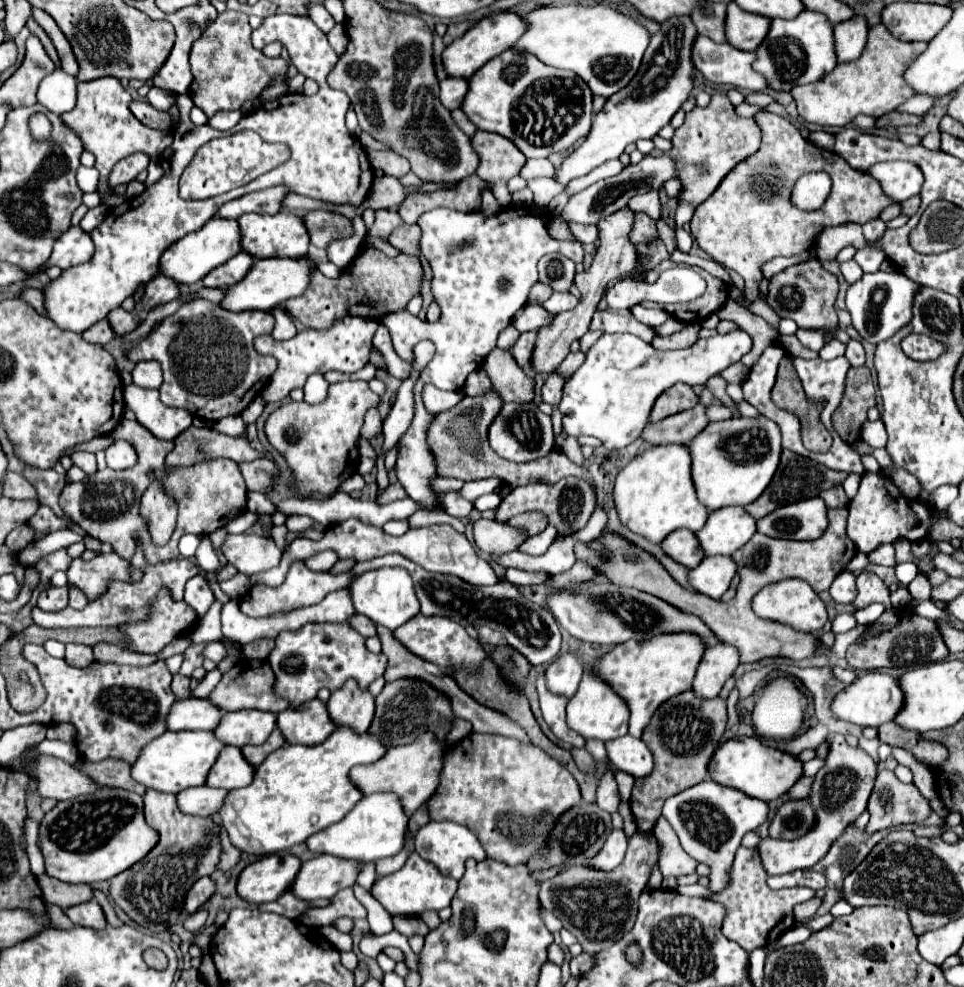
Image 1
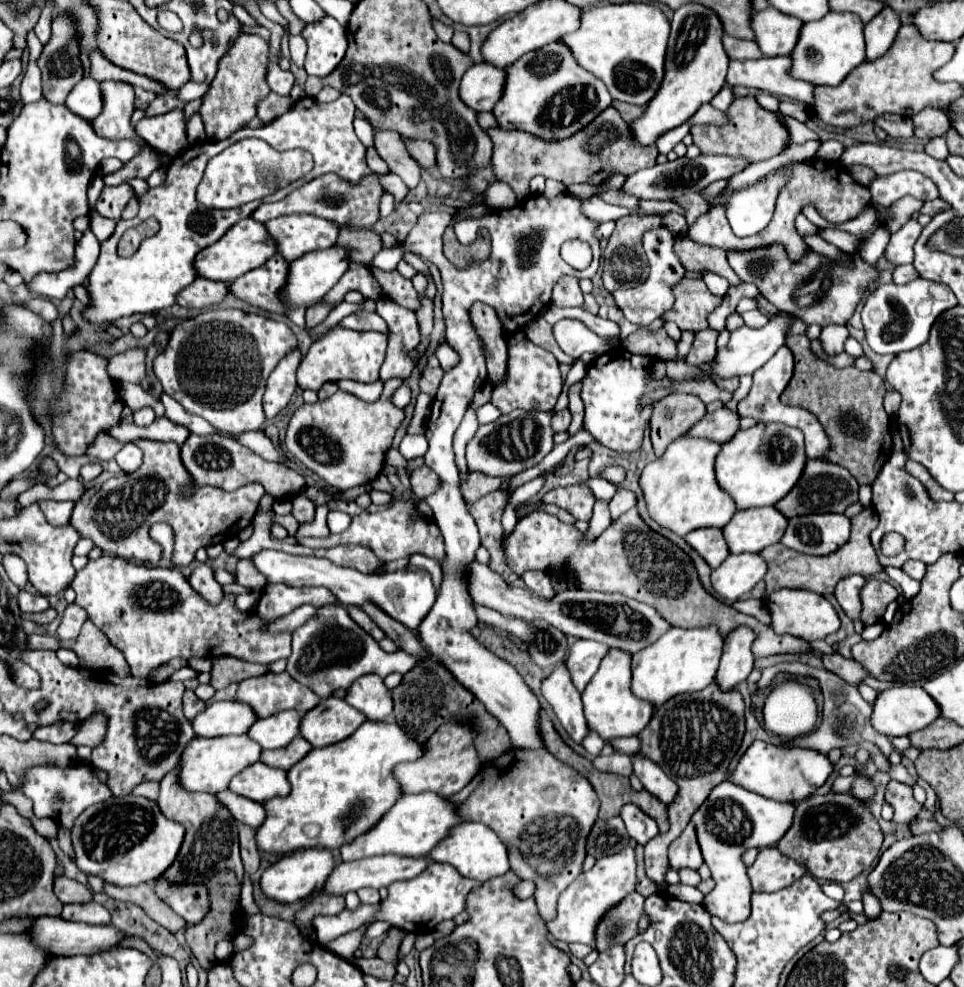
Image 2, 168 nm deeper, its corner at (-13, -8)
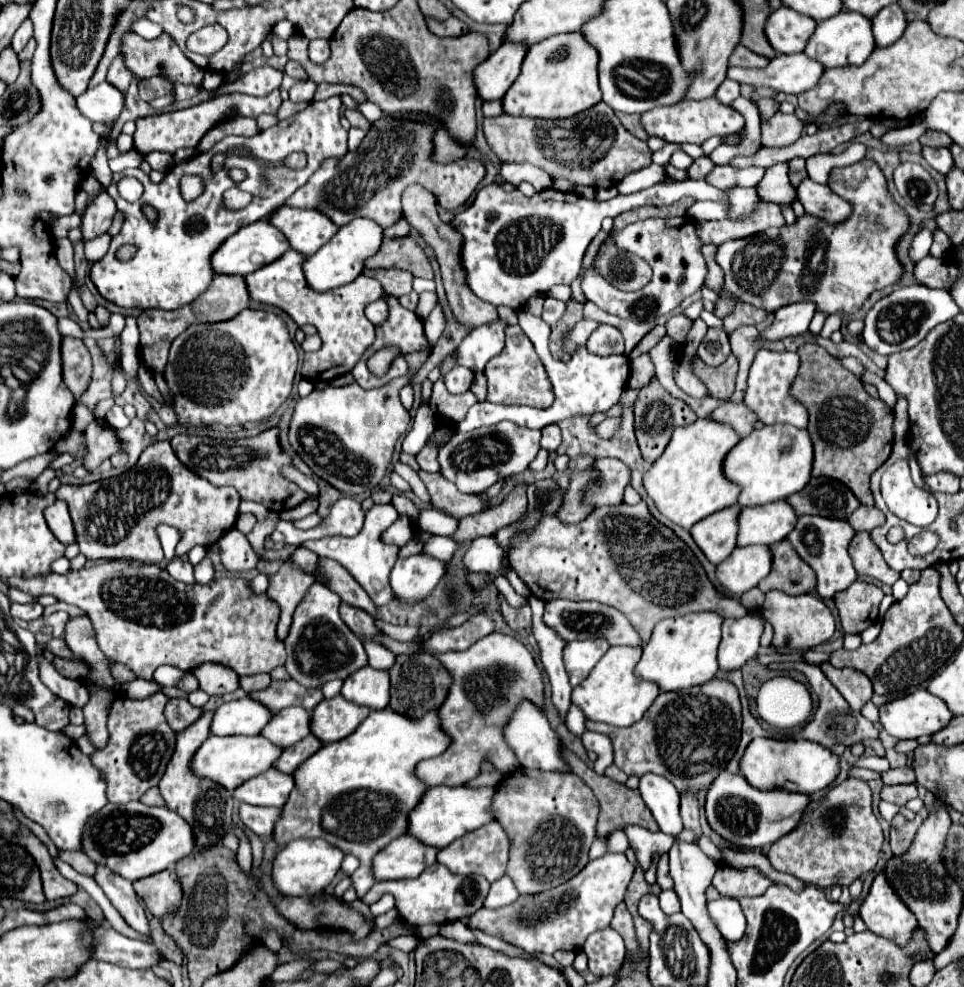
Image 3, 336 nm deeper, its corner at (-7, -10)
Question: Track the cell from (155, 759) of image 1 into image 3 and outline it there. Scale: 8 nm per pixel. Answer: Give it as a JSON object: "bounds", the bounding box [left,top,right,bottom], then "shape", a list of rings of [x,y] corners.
{"bounds":[191,735,281,791],"shape":[[[209,735],[209,739],[197,749],[197,753],[191,759],[191,771],[199,779],[209,779],[213,783],[223,785],[225,789],[233,791],[241,785],[241,781],[251,779],[251,775],[259,775],[267,771],[275,759],[281,755],[281,749],[273,745],[271,741],[263,739],[261,735],[245,737],[245,735],[233,735],[233,737],[217,737]]]}

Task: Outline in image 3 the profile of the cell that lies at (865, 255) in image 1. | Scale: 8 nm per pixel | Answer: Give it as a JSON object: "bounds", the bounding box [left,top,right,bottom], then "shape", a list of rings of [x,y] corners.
{"bounds":[909,229,933,263],"shape":[[[921,229],[915,233],[913,237],[913,243],[909,247],[909,257],[913,263],[919,263],[923,257],[929,255],[929,247],[933,243],[933,235],[929,229]]]}

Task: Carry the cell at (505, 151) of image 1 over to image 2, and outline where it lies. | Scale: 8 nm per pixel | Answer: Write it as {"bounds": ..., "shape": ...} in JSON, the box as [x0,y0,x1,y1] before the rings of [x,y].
{"bounds":[487,107,657,201],"shape":[[[607,107],[591,125],[583,127],[567,141],[543,141],[541,137],[531,137],[531,133],[523,133],[519,129],[489,129],[487,131],[493,141],[493,167],[499,181],[511,185],[517,195],[517,201],[523,201],[529,195],[529,181],[535,175],[551,177],[561,185],[569,187],[573,183],[589,183],[601,185],[613,175],[625,175],[653,167],[657,159],[657,147],[643,147],[631,141],[629,123],[623,121],[615,107]]]}

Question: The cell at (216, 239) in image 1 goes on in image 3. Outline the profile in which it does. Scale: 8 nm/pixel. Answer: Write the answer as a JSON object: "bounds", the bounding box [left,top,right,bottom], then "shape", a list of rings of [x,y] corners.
{"bounds":[211,221,289,275],"shape":[[[257,221],[253,225],[241,227],[237,233],[227,237],[225,243],[221,243],[221,247],[211,257],[211,269],[217,275],[219,273],[221,275],[249,275],[249,273],[261,269],[263,265],[271,263],[273,259],[277,259],[287,249],[289,249],[287,239],[283,235],[279,235],[279,231],[269,221]]]}

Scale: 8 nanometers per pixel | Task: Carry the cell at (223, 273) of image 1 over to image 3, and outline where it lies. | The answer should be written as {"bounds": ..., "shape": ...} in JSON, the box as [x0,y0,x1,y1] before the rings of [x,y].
{"bounds":[245,249,383,381],"shape":[[[289,249],[273,263],[261,267],[259,271],[249,273],[245,277],[245,283],[249,289],[251,301],[279,307],[297,325],[311,323],[317,327],[317,333],[323,339],[323,347],[315,353],[305,353],[301,375],[311,381],[331,381],[335,377],[351,373],[353,367],[361,361],[367,347],[373,345],[375,341],[373,323],[365,317],[363,309],[371,301],[377,301],[383,297],[383,287],[381,283],[377,283],[377,279],[361,273],[355,281],[343,287],[337,287],[333,291],[325,291],[325,293],[309,291],[309,285],[301,275],[301,259],[303,259],[301,253]]]}

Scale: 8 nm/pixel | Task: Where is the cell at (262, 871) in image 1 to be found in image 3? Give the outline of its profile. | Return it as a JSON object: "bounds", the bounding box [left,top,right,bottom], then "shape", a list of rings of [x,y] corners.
{"bounds":[273,839,345,897],"shape":[[[297,839],[289,845],[285,845],[275,861],[273,861],[273,885],[281,895],[287,897],[305,897],[305,895],[317,895],[321,893],[335,877],[335,873],[341,867],[345,853],[337,851],[335,847],[329,847],[329,843],[321,843],[321,839]]]}

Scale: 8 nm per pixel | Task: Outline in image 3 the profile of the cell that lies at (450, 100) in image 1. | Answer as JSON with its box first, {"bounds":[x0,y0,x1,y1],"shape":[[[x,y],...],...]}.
{"bounds":[473,43,527,101],"shape":[[[505,43],[495,53],[491,53],[473,71],[473,83],[477,87],[477,97],[481,101],[499,101],[519,75],[521,59],[527,47],[517,43]]]}

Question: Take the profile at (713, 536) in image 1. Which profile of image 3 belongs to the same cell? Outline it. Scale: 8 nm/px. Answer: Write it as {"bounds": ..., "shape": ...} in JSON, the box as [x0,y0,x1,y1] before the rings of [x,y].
{"bounds":[737,501,797,547],"shape":[[[773,501],[759,507],[747,507],[739,511],[737,547],[747,545],[773,545],[783,541],[793,529],[797,517],[785,501]]]}

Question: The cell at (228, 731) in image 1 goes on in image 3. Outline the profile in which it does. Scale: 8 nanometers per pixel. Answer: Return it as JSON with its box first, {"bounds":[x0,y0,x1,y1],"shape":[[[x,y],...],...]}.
{"bounds":[261,707,311,749],"shape":[[[287,707],[273,715],[273,719],[263,727],[261,735],[269,739],[273,745],[287,749],[297,743],[301,737],[309,735],[309,721],[311,713],[301,707]]]}

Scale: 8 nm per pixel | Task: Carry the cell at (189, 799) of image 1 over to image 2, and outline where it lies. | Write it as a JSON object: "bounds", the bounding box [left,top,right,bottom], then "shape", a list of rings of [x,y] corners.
{"bounds":[217,789,265,829],"shape":[[[229,789],[217,793],[217,797],[219,797],[219,801],[231,811],[231,815],[233,815],[237,821],[241,821],[241,823],[245,823],[245,825],[249,825],[249,827],[255,827],[255,829],[265,821],[265,809],[263,809],[261,803],[247,801],[247,799],[243,799],[243,797],[231,793]]]}

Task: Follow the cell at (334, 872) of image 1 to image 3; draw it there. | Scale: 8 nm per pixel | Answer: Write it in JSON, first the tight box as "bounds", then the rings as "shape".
{"bounds":[371,835,437,881],"shape":[[[407,835],[393,839],[385,849],[373,857],[371,873],[375,881],[397,881],[419,877],[437,859],[435,847],[425,847]]]}

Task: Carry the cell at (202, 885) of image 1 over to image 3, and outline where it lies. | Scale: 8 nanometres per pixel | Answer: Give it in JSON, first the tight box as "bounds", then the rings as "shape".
{"bounds":[133,869,183,919],"shape":[[[165,869],[151,877],[139,879],[133,883],[133,887],[151,915],[157,919],[163,919],[165,915],[171,915],[177,911],[177,907],[181,907],[183,889],[173,869]]]}

